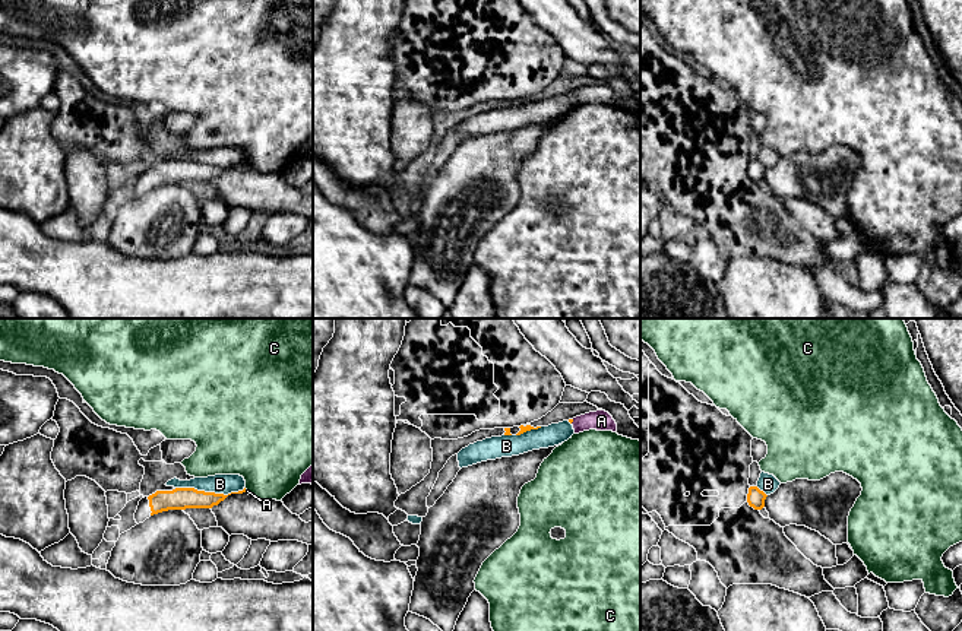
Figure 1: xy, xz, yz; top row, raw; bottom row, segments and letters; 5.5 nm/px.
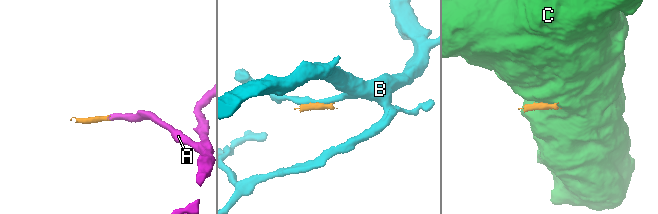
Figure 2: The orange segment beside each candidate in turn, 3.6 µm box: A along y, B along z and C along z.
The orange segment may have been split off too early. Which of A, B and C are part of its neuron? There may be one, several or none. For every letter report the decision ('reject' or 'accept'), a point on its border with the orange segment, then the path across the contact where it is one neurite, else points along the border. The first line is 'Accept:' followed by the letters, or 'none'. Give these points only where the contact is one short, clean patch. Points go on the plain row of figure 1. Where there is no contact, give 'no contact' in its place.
Accept: A
A: accept | xz (572, 94) | across xz (570, 94), (572, 94), (601, 94)
B: reject | xy (211, 165) | along xy (176, 159), (193, 159), (224, 167), (237, 165), (244, 161)
C: reject | no contact

